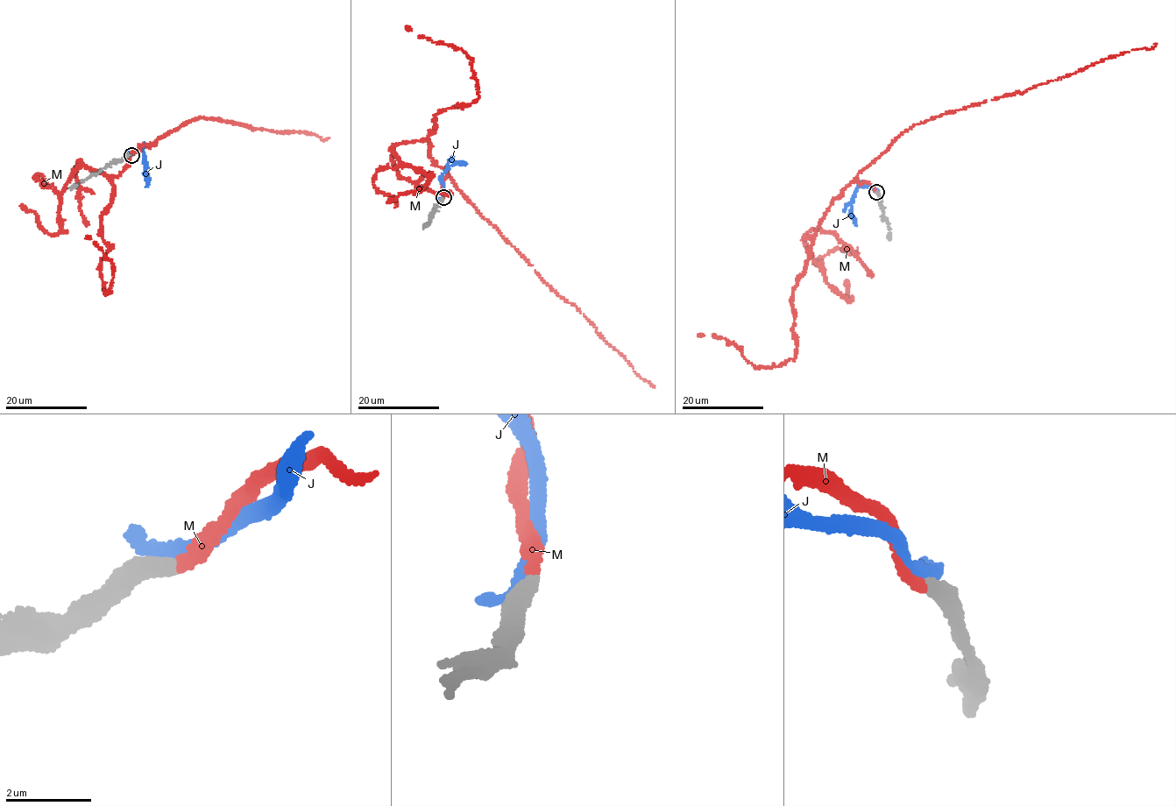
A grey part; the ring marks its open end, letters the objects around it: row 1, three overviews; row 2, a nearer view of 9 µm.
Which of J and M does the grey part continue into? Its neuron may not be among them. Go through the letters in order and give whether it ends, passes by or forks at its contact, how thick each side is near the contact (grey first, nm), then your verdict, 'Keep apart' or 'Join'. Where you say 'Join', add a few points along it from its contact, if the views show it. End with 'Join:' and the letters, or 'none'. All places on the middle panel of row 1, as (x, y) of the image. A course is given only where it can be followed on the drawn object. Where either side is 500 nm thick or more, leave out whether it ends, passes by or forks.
J: It ends there. Thickness 480 nm (grey) against 420 nm. Keep apart
M: It ends there. Thickness 400 nm (grey) against 240 nm. Join. Its course: (443, 197), (446, 172), (559, 297), (573, 304), (634, 371), (654, 385)
Join: M

